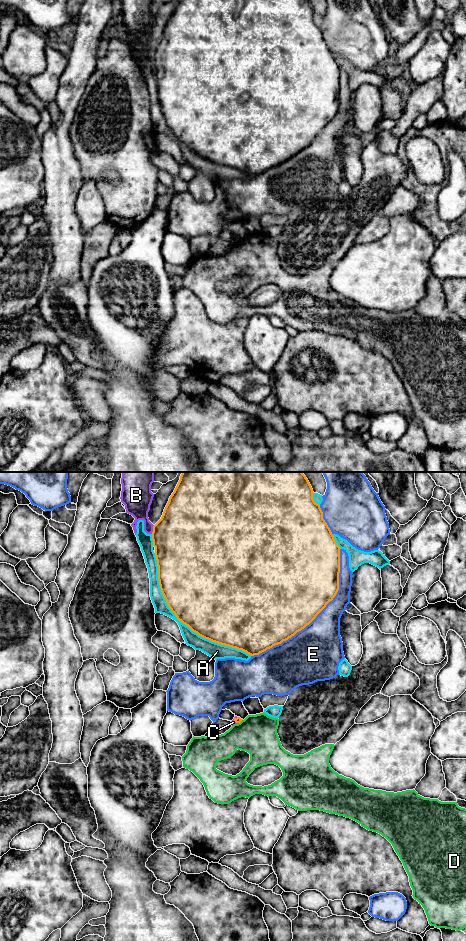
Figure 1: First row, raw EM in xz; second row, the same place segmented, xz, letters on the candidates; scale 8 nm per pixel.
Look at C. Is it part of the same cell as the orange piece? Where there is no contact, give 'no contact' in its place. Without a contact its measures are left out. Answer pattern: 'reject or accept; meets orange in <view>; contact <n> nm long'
reject; meets orange in xz; contact 60 nm long

